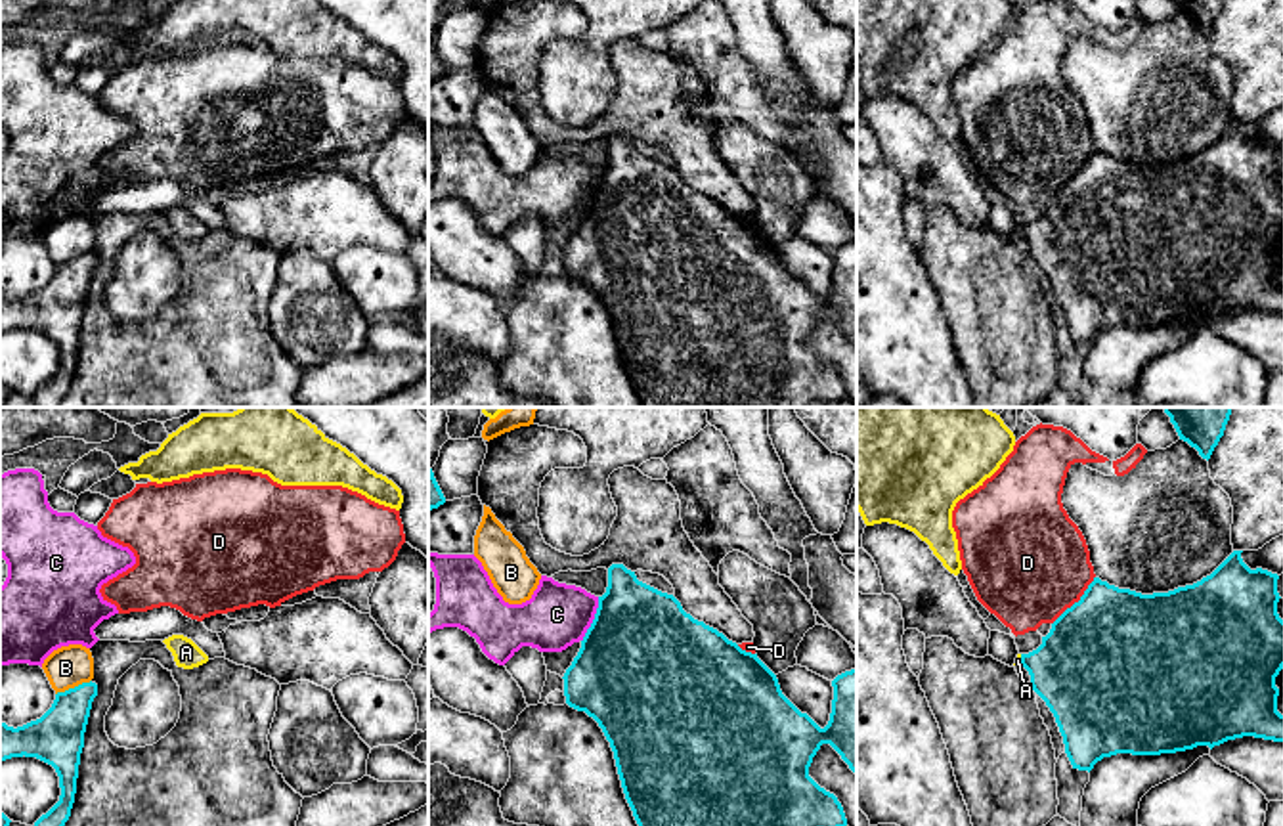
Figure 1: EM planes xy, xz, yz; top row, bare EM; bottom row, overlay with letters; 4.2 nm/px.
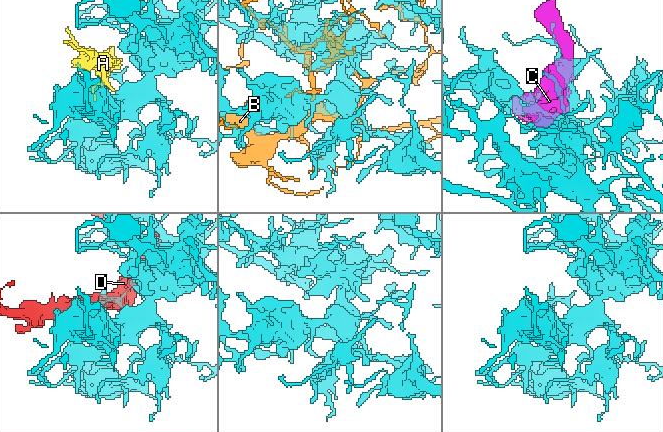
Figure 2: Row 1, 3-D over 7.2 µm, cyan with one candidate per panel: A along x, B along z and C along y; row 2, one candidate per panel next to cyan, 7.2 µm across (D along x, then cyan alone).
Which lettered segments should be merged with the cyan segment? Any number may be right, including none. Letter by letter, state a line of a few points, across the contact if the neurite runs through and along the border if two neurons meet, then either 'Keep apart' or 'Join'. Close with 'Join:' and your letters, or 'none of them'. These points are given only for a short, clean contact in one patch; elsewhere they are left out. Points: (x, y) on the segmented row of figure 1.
A: Line: yz (1079, 670), (1064, 670), (1022, 658), (1018, 660). Join
B: Keep apart
C: Keep apart
D: Keep apart
Join: A

